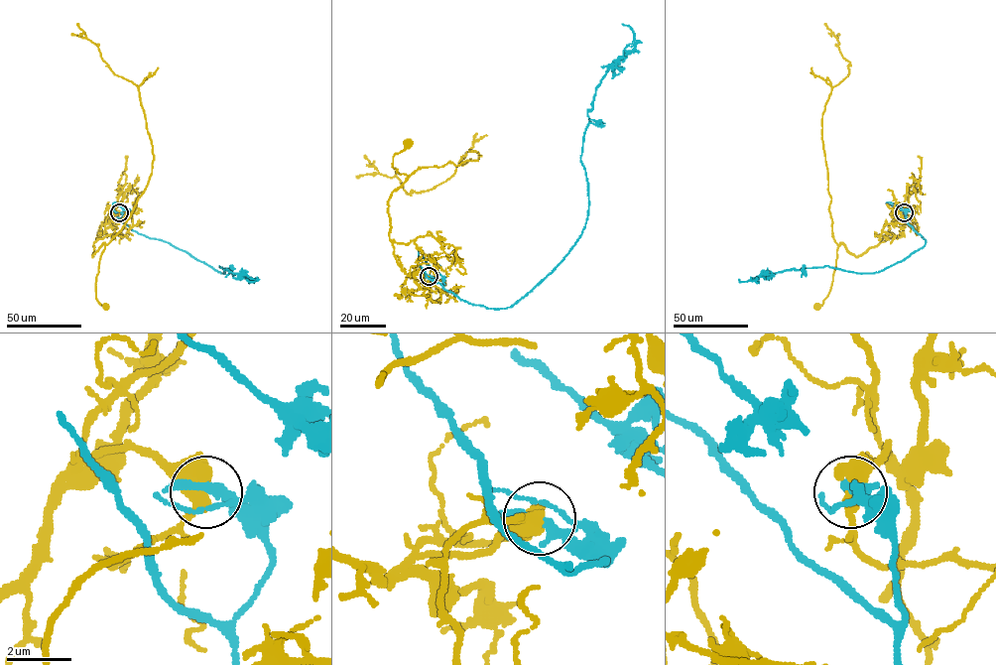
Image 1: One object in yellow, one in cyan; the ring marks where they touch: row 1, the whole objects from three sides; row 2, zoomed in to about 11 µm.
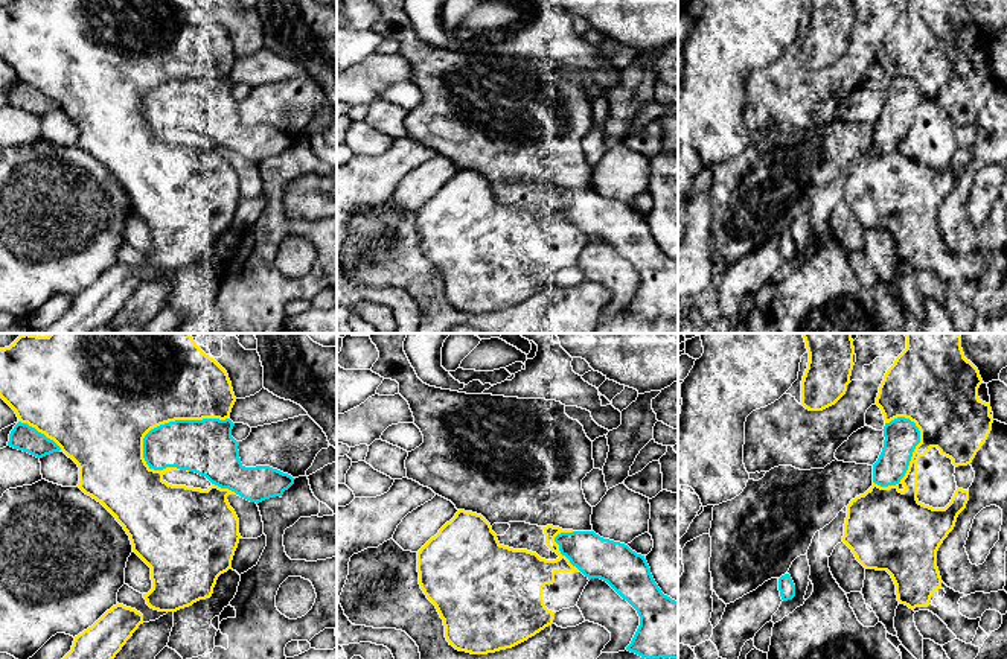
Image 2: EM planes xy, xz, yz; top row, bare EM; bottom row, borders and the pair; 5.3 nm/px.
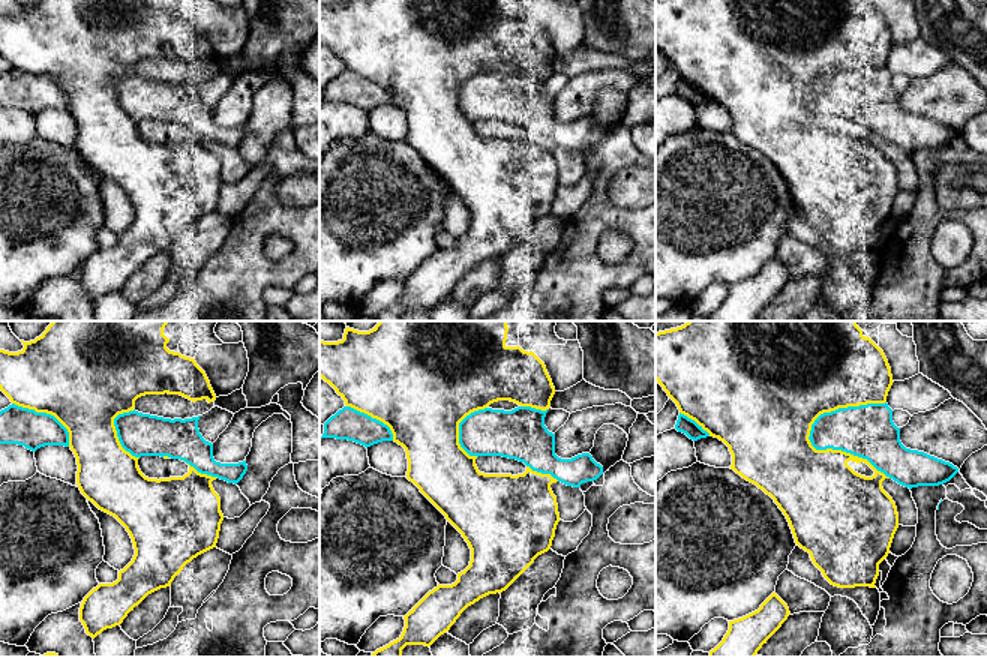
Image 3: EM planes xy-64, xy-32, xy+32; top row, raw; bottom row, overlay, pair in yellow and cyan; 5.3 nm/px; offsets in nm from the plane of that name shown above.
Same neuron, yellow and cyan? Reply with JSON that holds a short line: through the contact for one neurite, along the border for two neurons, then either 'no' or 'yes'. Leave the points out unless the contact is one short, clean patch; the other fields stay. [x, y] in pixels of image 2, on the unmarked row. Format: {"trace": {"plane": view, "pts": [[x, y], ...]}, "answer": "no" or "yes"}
{"answer": "no"}

